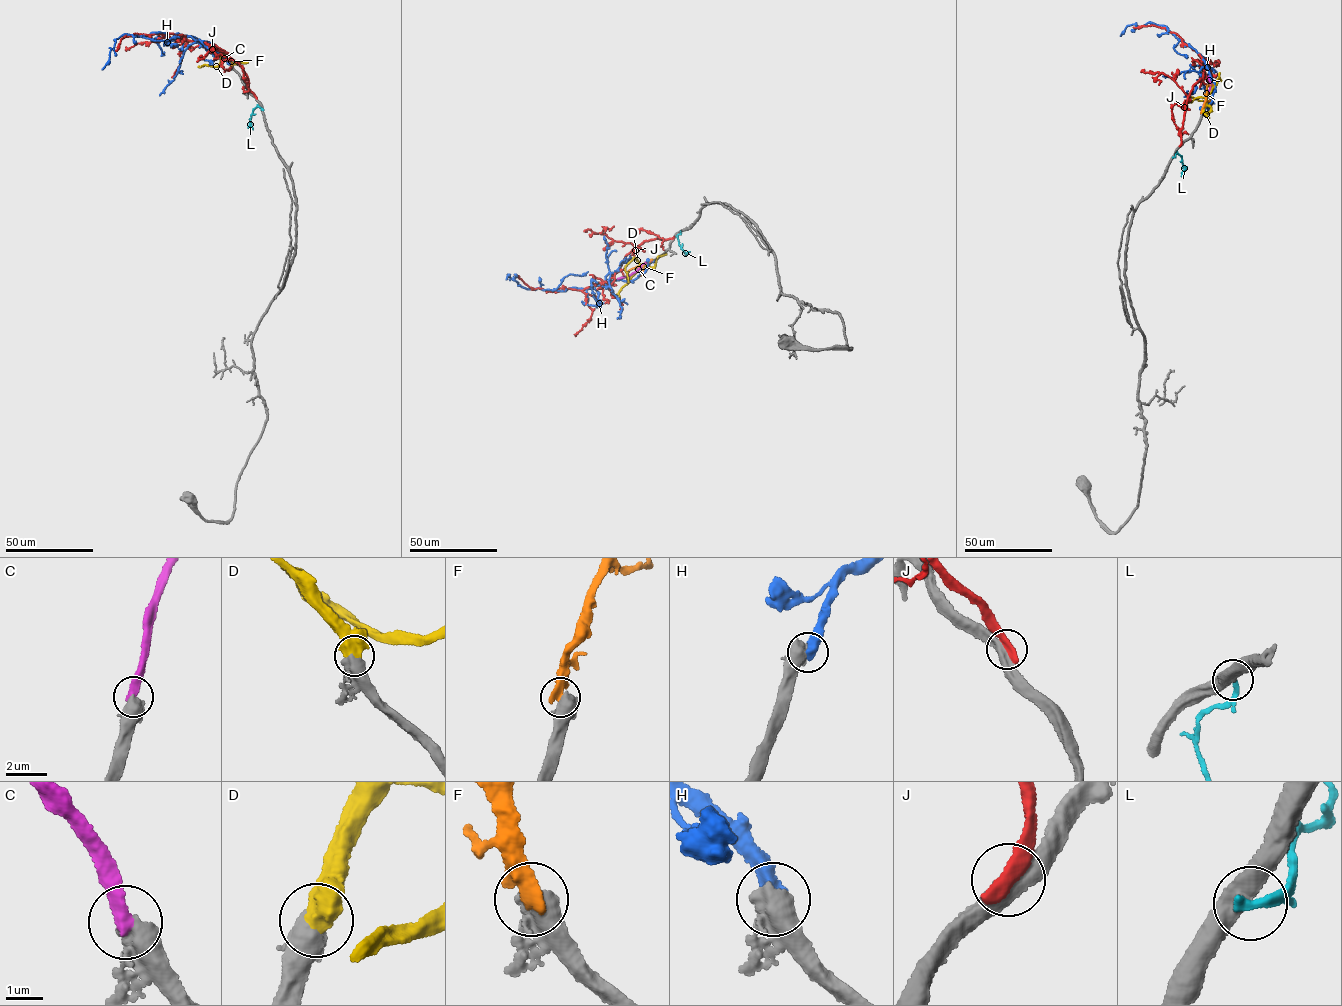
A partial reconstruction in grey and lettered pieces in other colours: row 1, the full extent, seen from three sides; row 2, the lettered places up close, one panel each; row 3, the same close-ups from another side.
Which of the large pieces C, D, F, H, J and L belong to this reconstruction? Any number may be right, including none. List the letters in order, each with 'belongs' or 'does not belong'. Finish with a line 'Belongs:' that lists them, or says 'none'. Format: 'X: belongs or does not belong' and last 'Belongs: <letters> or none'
C: does not belong
D: belongs
F: does not belong
H: does not belong
J: does not belong
L: does not belong
Belongs: D

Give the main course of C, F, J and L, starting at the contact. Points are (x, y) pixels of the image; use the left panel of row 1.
C: (231, 65), (222, 55), (197, 40)
F: (231, 66), (221, 52), (204, 44)
J: (256, 97), (241, 67), (214, 44), (189, 40), (171, 33), (134, 33), (124, 36), (116, 50)
L: (263, 109), (258, 106), (253, 110), (253, 129)

